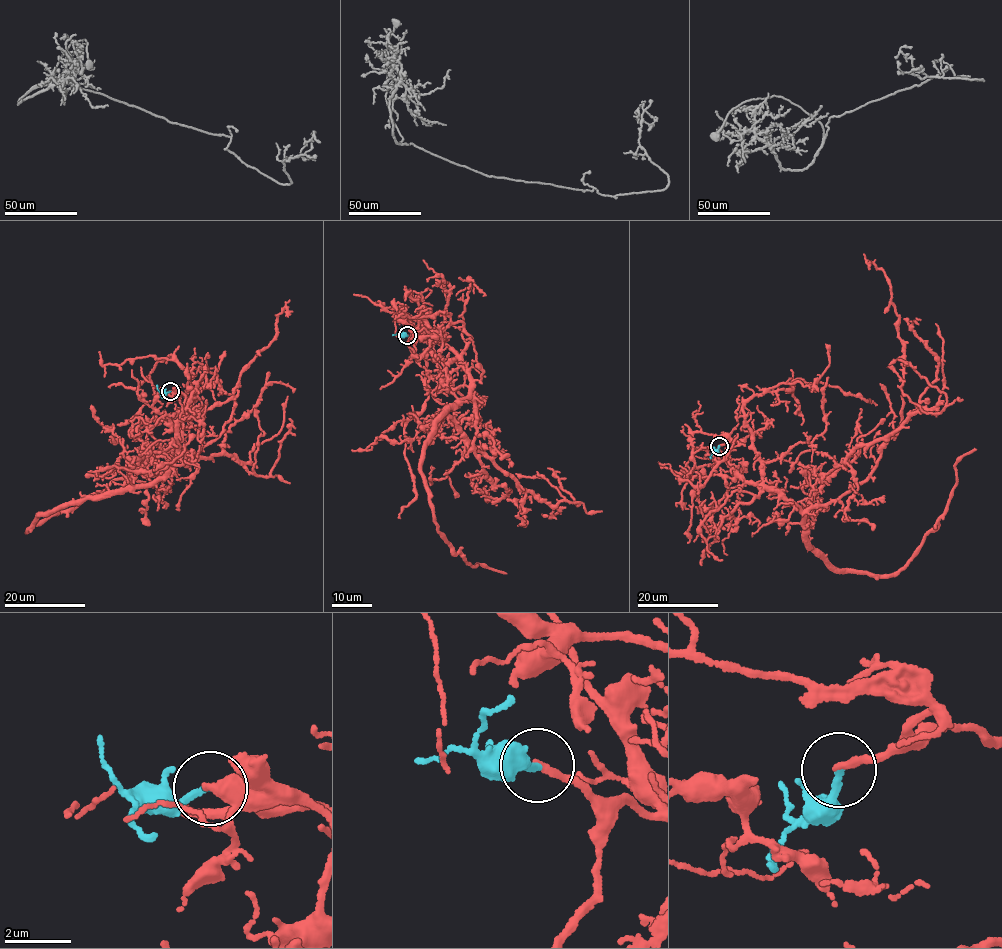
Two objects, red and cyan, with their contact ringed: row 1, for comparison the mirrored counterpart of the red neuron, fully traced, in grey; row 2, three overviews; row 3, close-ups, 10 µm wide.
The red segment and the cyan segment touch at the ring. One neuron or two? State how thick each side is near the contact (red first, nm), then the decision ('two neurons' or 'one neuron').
200/220 nm | one neuron

